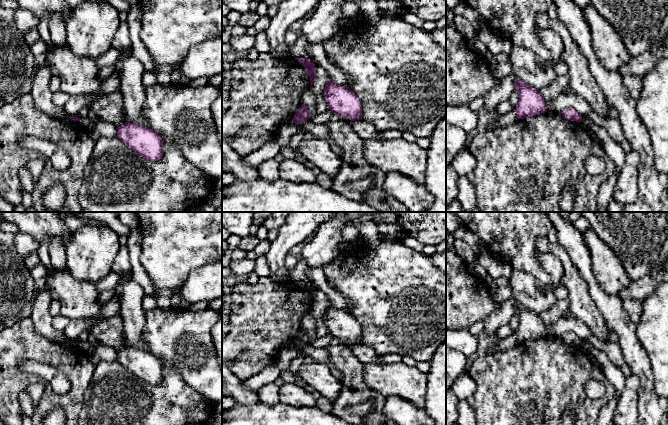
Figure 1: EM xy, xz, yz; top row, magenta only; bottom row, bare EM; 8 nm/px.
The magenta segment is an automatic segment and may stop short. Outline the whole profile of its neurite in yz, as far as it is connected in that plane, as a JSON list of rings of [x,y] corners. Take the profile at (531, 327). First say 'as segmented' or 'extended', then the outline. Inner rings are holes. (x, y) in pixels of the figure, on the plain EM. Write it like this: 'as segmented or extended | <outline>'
as segmented | [[[517,301],[515,315],[519,317],[519,326],[514,333],[517,343],[529,342],[547,336],[542,319]]]

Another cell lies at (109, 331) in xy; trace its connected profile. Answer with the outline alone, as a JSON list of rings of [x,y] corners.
[[[119,314],[101,319],[90,328],[89,333],[101,344],[110,346],[117,352],[127,346],[123,322]]]

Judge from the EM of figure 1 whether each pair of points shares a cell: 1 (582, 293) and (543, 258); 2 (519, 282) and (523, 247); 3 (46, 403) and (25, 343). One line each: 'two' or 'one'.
1: two
2: two
3: one

